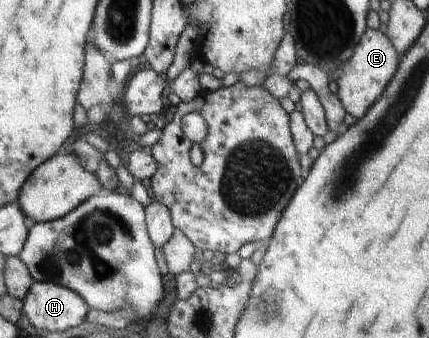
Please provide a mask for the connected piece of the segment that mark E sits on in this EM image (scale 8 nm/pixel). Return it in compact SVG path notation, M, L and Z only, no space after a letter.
M368 28L354 50L354 56L345 65L339 66L339 69L333 70L329 74L331 79L336 79L338 84L337 98L339 98L345 112L357 120L365 117L371 105L385 92L387 84L395 76L398 64L397 48L390 41L390 37L379 29Z

